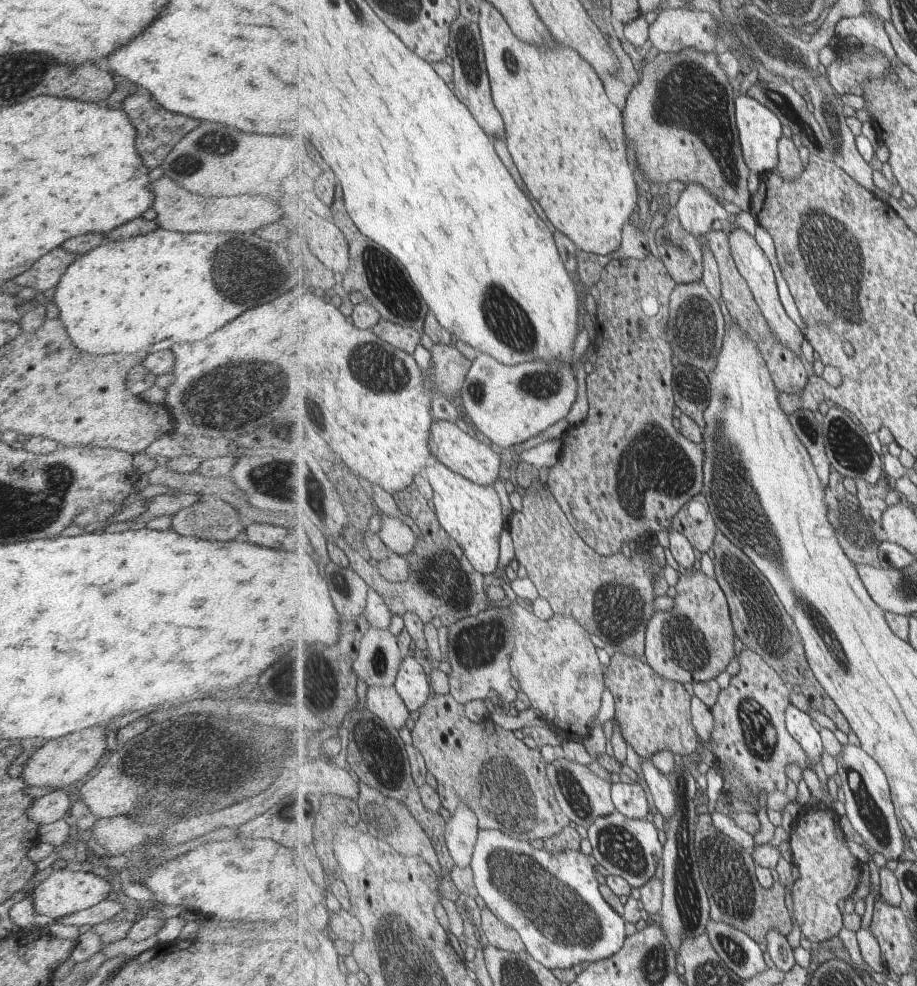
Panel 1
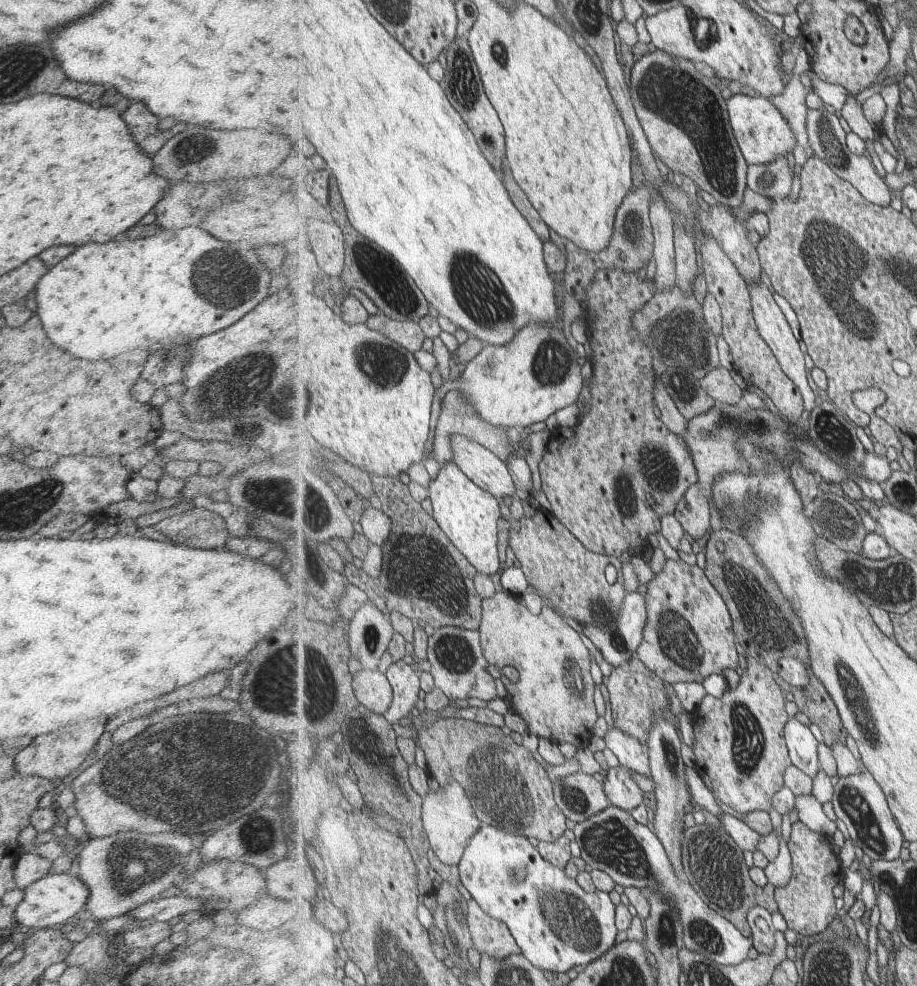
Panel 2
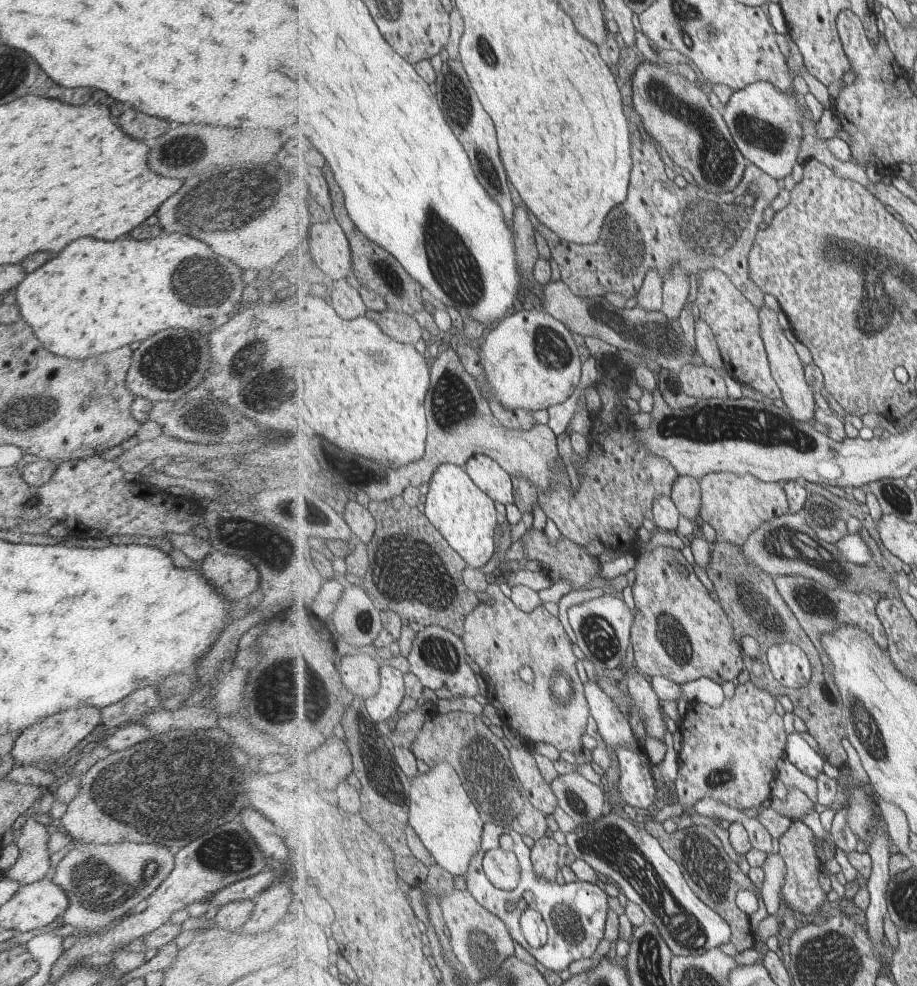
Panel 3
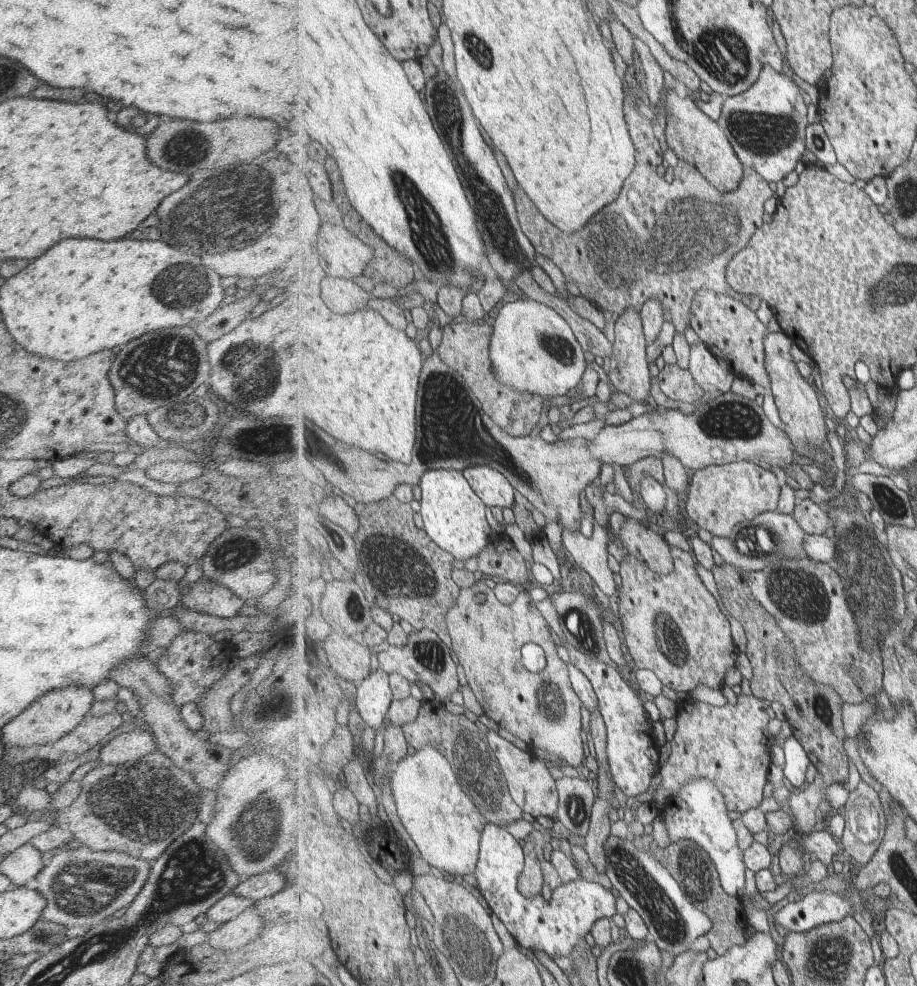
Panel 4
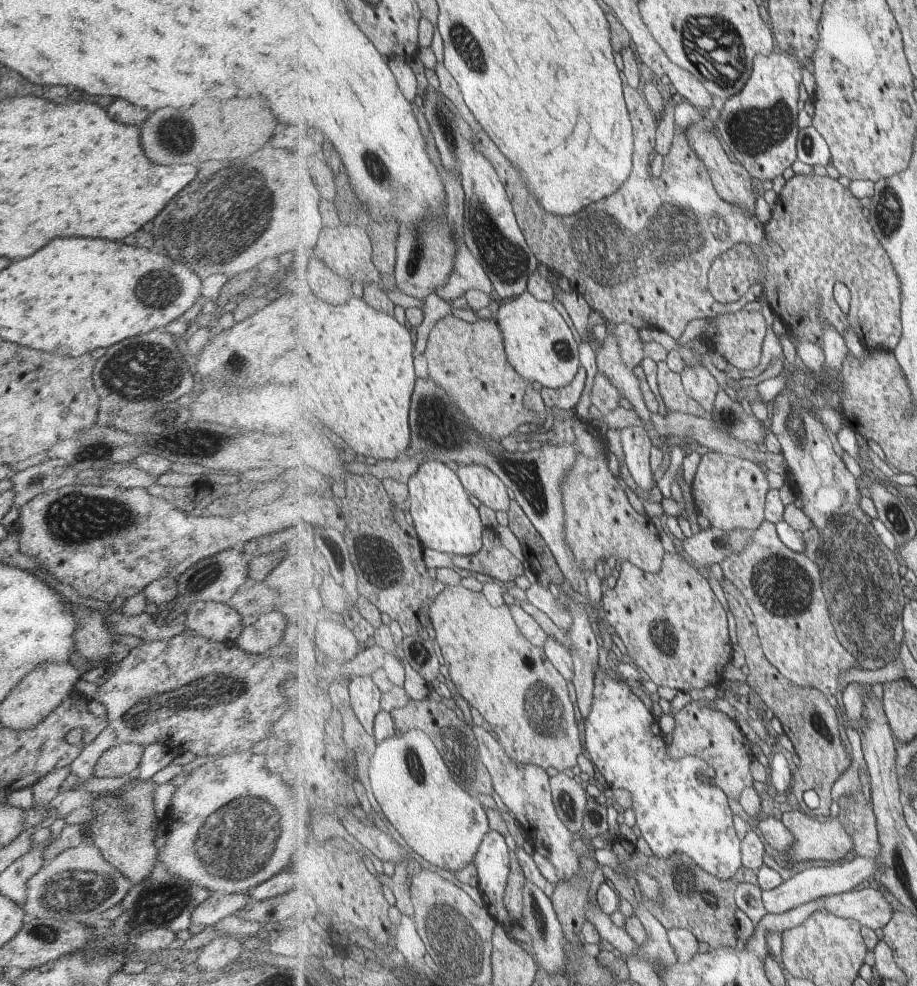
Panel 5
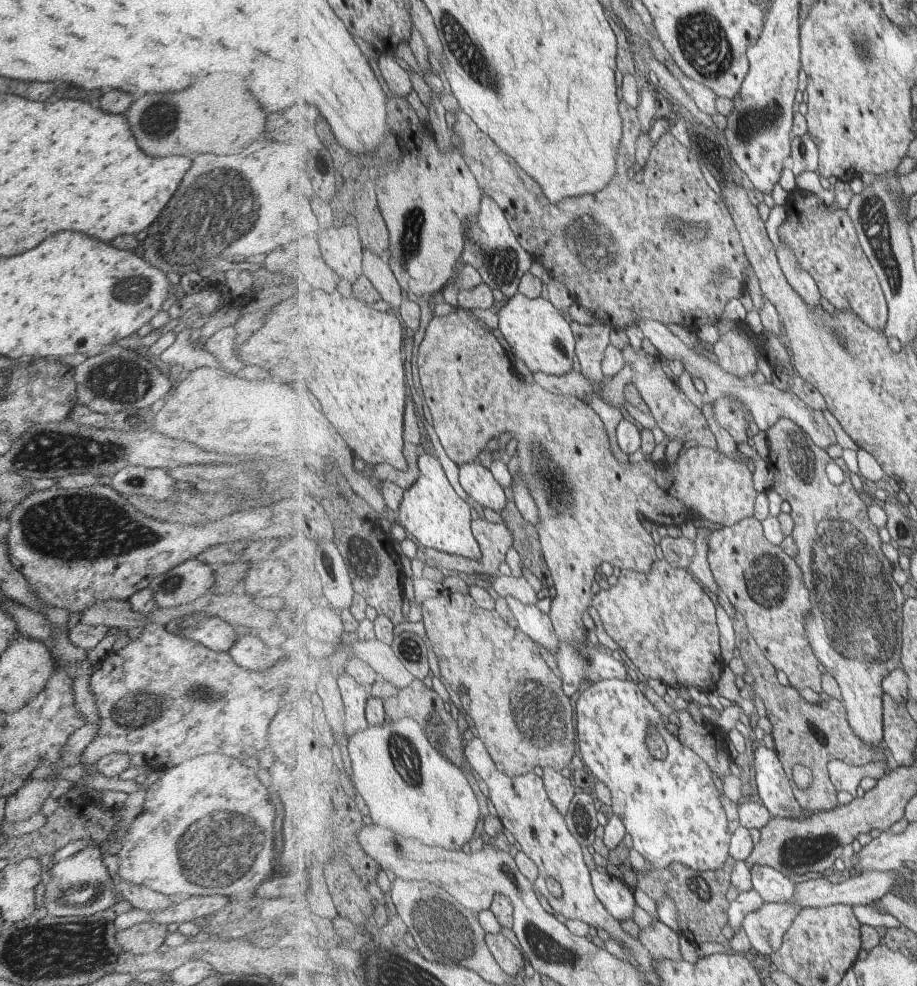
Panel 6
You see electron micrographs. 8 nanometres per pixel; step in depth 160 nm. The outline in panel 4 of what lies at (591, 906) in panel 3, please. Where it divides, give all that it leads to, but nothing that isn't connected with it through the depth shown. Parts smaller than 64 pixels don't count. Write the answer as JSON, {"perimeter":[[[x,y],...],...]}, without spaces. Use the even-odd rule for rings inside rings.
{"perimeter":[[[488,823],[481,834],[479,860],[474,875],[478,890],[487,898],[492,912],[502,921],[519,946],[529,950],[542,950],[545,954],[566,956],[592,934],[595,923],[615,916],[615,896],[611,890],[590,879],[579,878],[563,883],[553,890],[551,902],[547,898],[525,898],[519,892],[519,876],[527,866],[527,851],[511,832],[502,826]]]}

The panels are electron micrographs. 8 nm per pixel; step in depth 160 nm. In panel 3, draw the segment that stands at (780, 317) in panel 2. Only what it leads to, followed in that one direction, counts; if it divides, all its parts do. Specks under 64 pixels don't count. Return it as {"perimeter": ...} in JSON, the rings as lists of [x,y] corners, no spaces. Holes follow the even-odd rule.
{"perimeter":[[[764,306],[759,312],[762,321],[762,338],[765,342],[771,374],[781,388],[780,404],[789,411],[792,420],[795,418],[795,420],[807,420],[808,423],[811,423],[815,420],[817,414],[817,402],[815,402],[815,396],[813,396],[813,390],[811,390],[809,382],[805,380],[805,370],[803,370],[805,366],[803,366],[803,362],[797,354],[797,348],[791,344],[790,336],[792,335],[783,330],[783,326],[779,322],[779,316],[771,308]]]}

